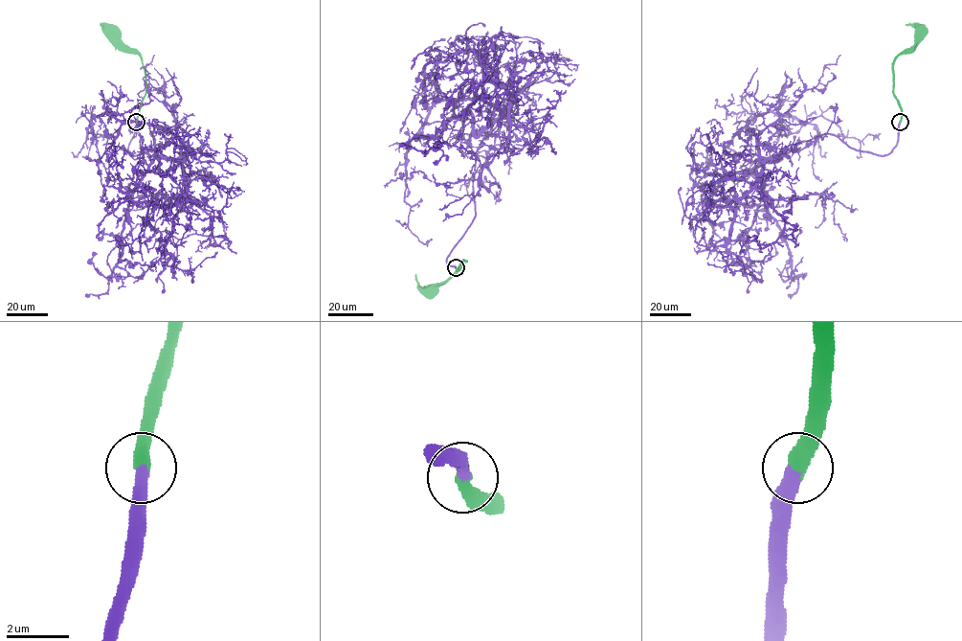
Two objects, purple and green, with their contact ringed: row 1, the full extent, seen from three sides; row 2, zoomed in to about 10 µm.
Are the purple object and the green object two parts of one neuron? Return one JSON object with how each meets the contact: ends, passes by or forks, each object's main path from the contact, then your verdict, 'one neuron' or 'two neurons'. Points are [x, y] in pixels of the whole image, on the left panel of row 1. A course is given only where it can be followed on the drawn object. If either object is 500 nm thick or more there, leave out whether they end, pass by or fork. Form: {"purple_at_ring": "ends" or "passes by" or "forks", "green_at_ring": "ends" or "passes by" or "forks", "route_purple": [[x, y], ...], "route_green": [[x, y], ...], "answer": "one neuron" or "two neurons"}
{"route_purple": [[136, 123], [131, 154], [151, 150], [152, 133], [177, 159], [168, 131], [91, 116], [93, 140], [114, 140]], "route_green": [[136, 123], [146, 91], [145, 72], [139, 55], [117, 34]], "answer": "one neuron"}

